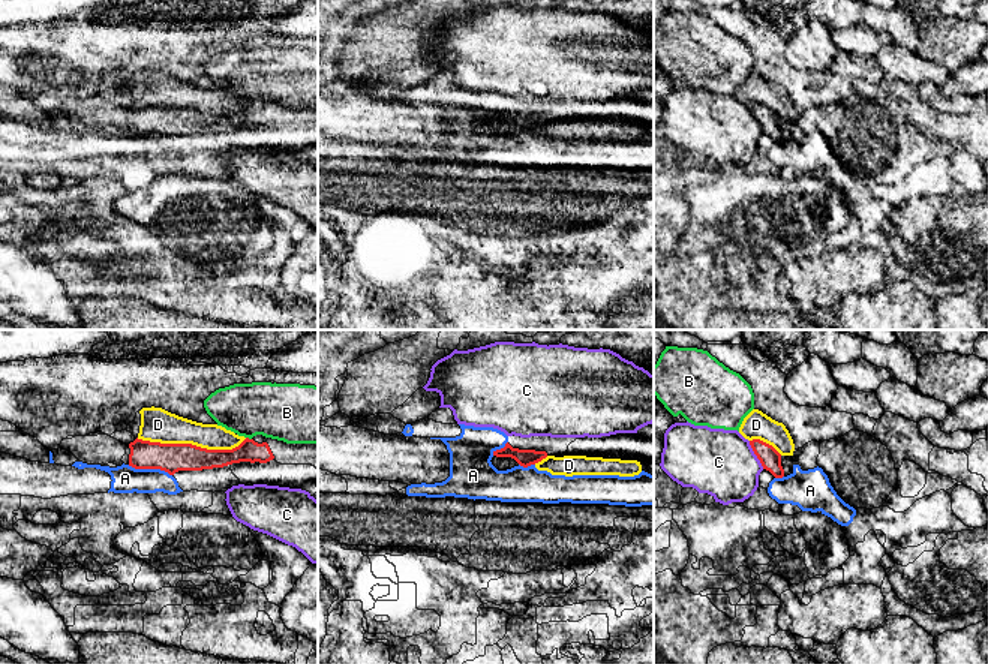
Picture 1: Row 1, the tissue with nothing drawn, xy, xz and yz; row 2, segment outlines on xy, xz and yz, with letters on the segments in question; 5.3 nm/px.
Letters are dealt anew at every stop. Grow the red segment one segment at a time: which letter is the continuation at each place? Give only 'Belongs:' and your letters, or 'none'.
Belongs: none

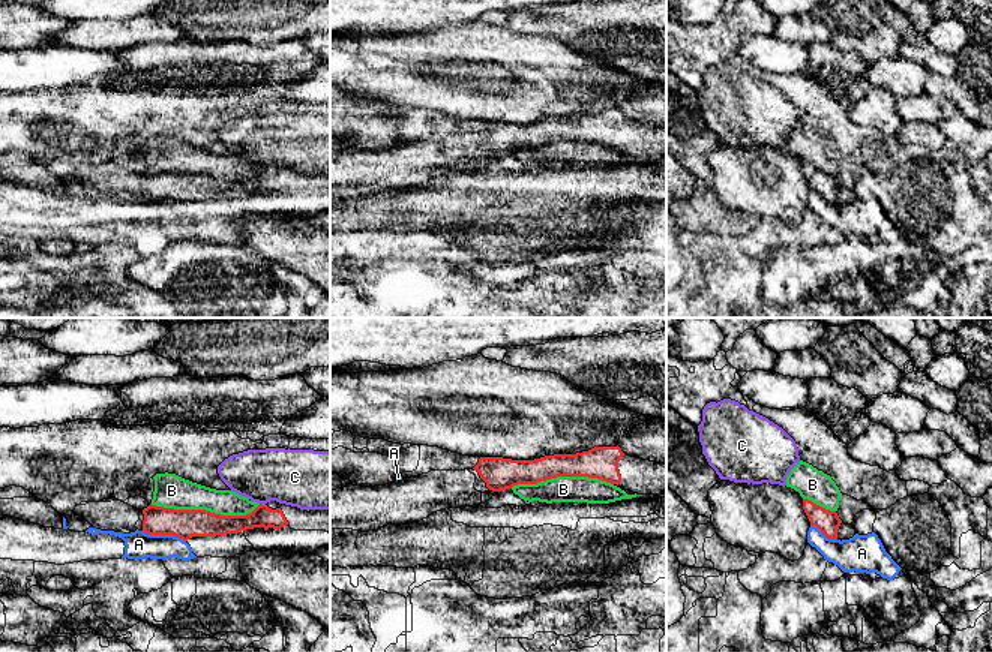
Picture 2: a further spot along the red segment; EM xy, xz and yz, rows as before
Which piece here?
Belongs: none

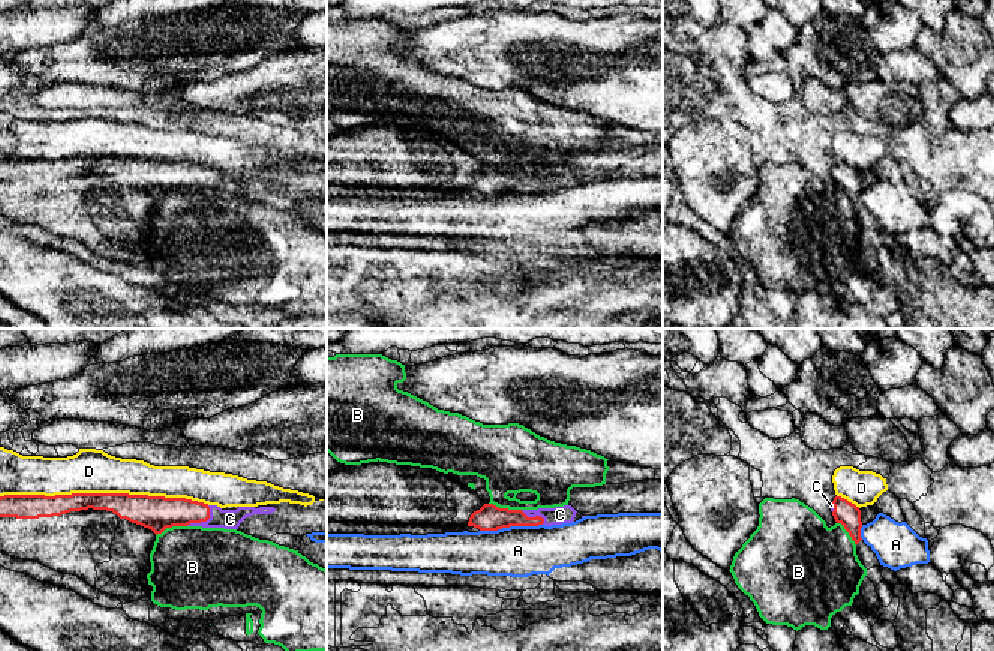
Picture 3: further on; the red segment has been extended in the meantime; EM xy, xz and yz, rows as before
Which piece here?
Belongs: C

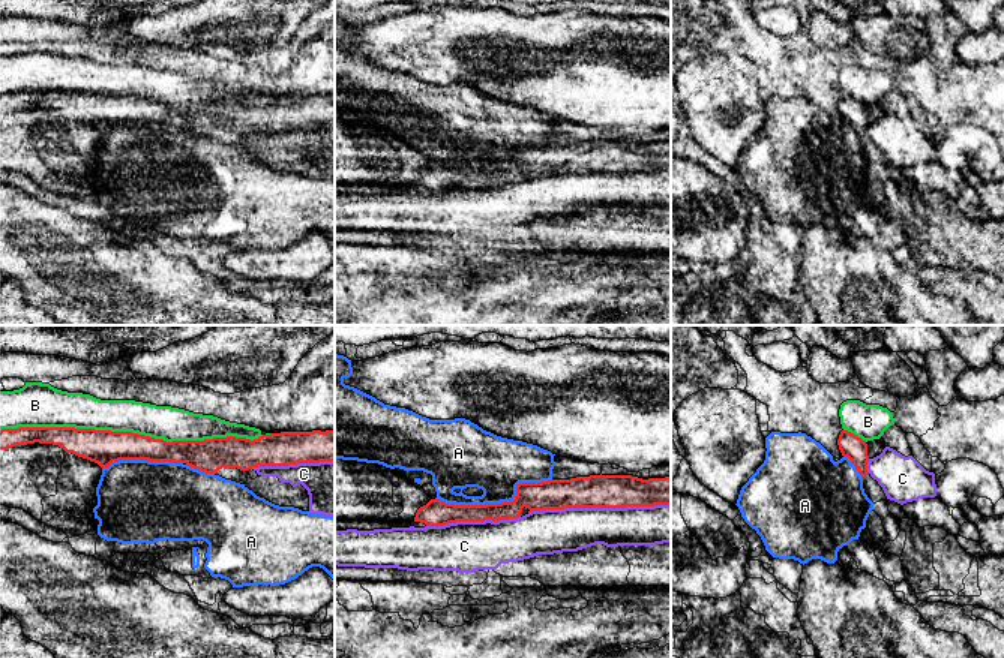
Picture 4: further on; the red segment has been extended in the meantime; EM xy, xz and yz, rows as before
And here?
Belongs: none

